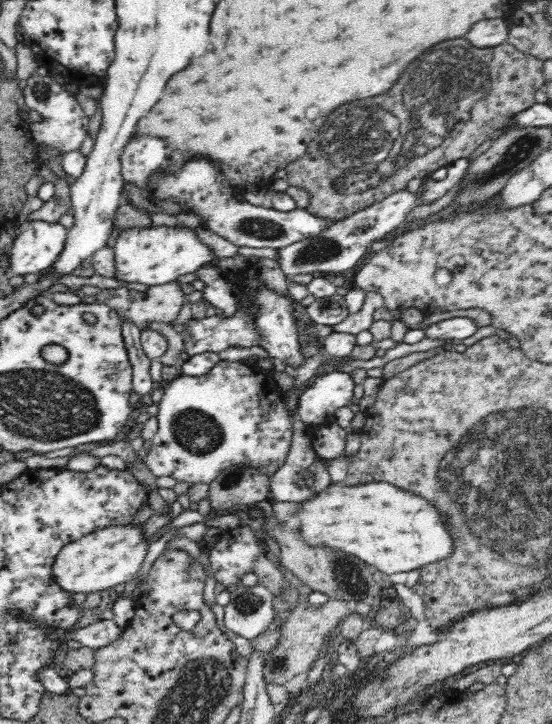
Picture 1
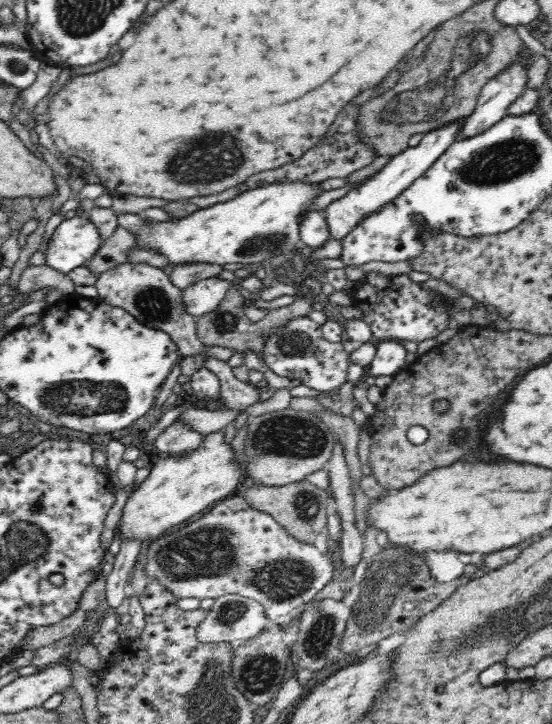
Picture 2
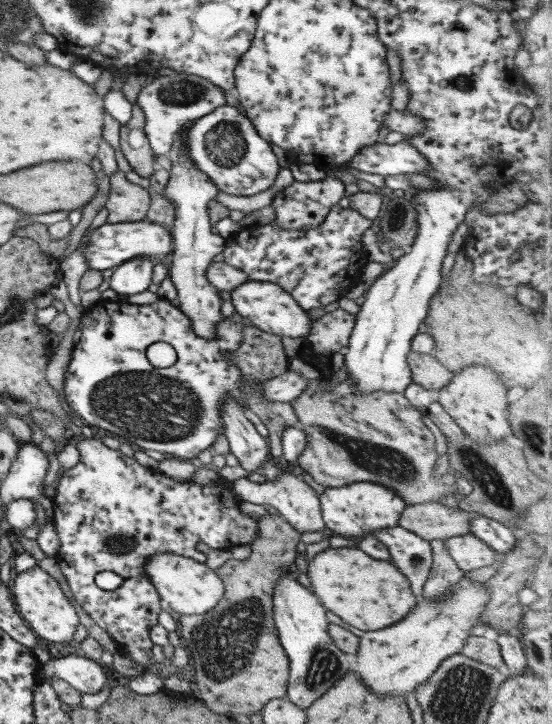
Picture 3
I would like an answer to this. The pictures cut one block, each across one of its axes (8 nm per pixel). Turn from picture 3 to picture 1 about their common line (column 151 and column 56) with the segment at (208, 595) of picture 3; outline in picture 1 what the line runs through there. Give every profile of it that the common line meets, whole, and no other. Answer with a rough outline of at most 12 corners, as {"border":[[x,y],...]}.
{"border":[[110,526],[64,545],[52,579],[68,594],[141,570],[141,527]]}

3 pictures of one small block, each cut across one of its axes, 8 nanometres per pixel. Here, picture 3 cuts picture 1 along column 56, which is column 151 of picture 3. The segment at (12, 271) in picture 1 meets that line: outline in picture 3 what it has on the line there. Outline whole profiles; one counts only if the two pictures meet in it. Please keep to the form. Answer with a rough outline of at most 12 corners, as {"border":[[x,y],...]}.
{"border":[[147,221],[101,224],[81,249],[88,268],[161,261],[171,229]]}

